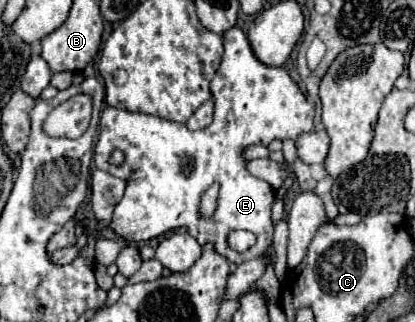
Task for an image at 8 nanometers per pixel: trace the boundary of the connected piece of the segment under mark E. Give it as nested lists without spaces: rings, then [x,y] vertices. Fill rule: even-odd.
[[[229,29],[223,35],[223,45],[225,55],[221,67],[210,83],[214,113],[209,127],[189,131],[183,123],[107,107],[99,121],[105,125],[101,125],[95,145],[95,165],[119,179],[129,179],[125,195],[115,205],[111,219],[111,229],[121,239],[139,243],[187,227],[201,245],[207,241],[215,243],[221,255],[227,255],[231,263],[239,265],[247,259],[261,257],[271,245],[271,205],[275,199],[273,187],[245,169],[241,149],[253,143],[269,145],[273,139],[297,139],[301,133],[313,131],[315,109],[283,67],[267,67],[253,55],[241,29]],[[115,149],[125,153],[121,165],[109,163]],[[213,181],[221,185],[219,207],[211,217],[203,217],[199,213],[201,195]],[[235,229],[251,231],[257,237],[255,245],[247,251],[231,249],[227,235]]]

